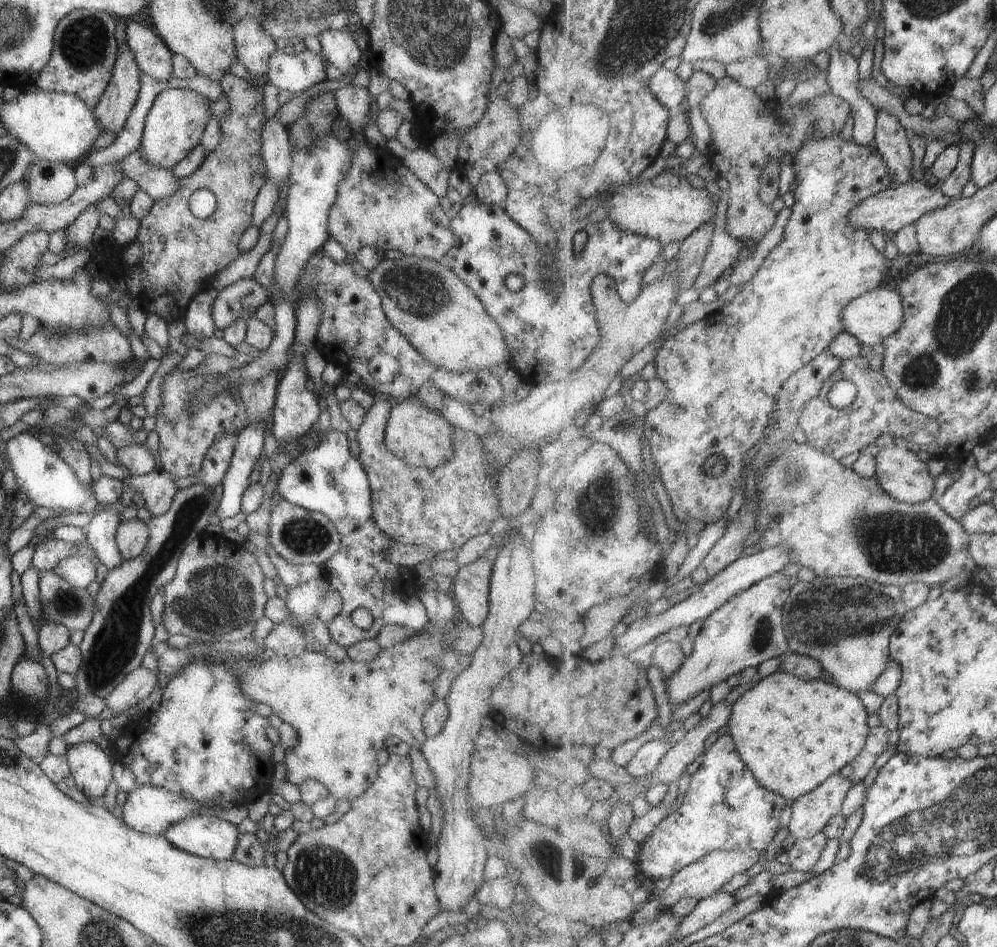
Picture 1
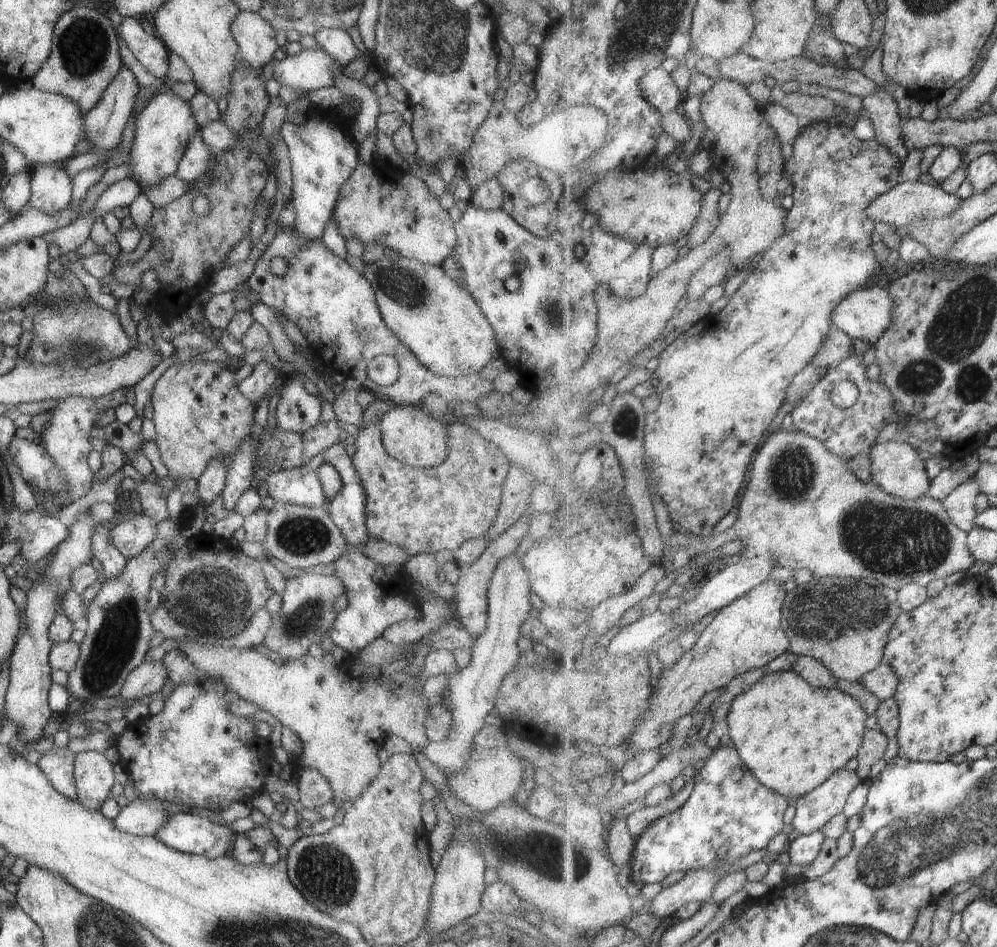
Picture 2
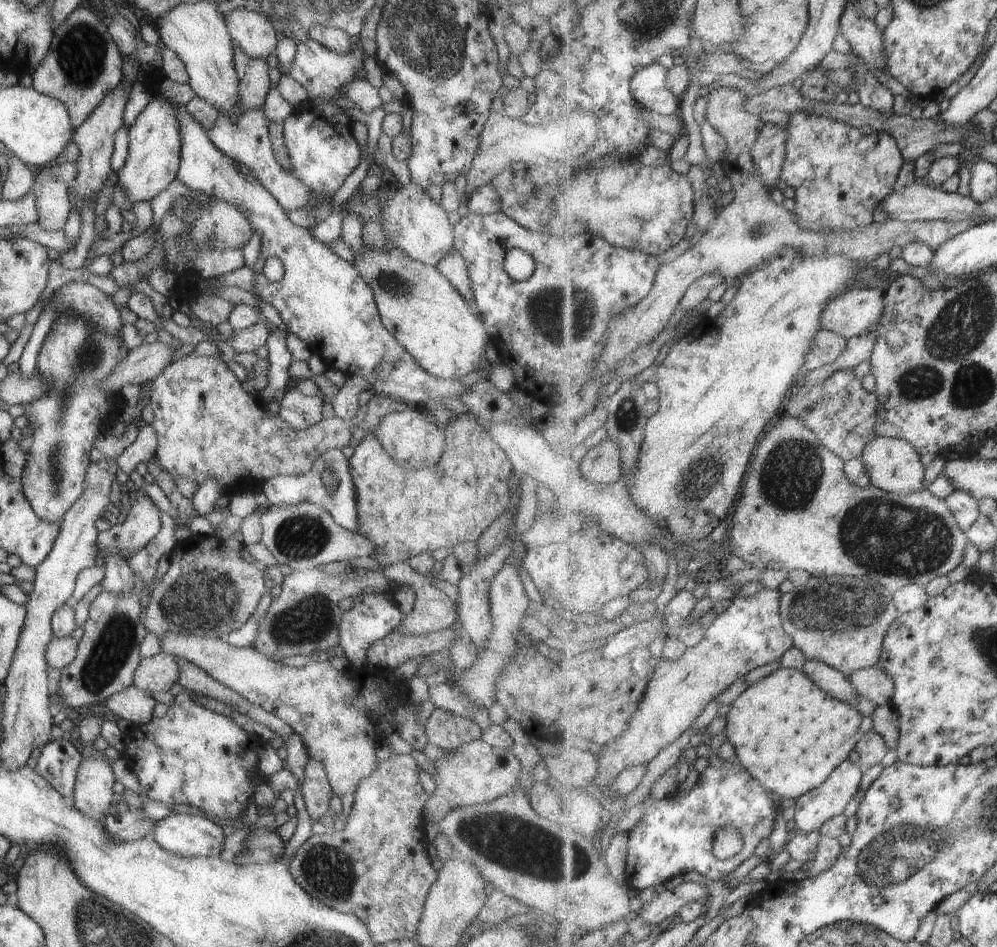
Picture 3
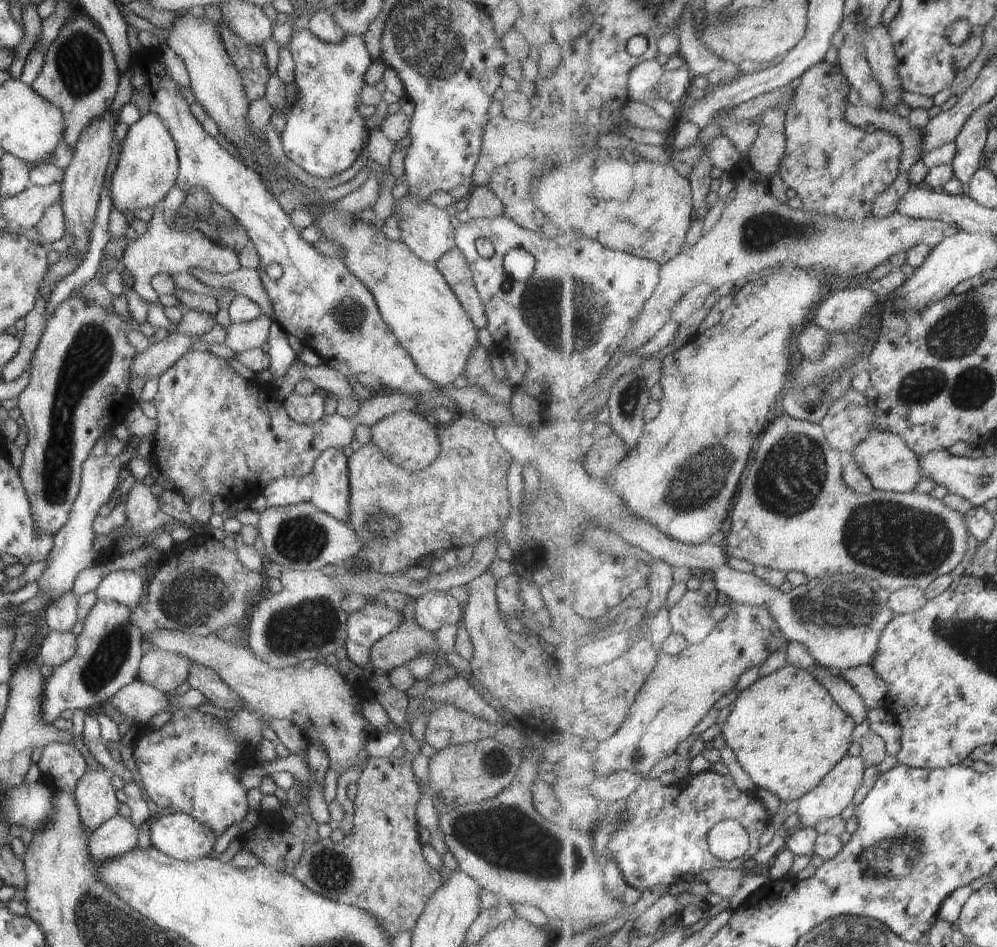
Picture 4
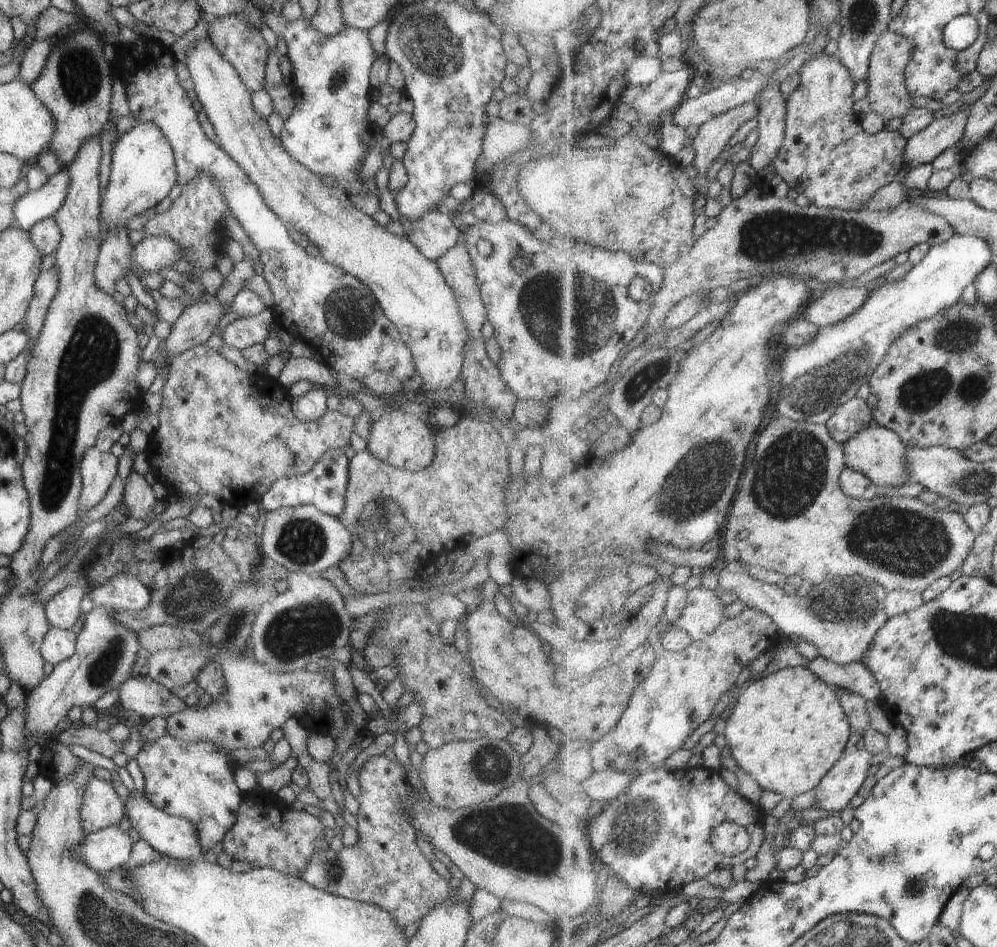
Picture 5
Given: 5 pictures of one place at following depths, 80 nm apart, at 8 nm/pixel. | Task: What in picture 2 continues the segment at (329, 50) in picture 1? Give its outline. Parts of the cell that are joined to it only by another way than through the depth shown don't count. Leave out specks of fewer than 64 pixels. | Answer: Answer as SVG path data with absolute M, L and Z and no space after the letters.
M323 28L313 34L317 47L331 58L337 66L345 68L359 55L353 41L345 30Z

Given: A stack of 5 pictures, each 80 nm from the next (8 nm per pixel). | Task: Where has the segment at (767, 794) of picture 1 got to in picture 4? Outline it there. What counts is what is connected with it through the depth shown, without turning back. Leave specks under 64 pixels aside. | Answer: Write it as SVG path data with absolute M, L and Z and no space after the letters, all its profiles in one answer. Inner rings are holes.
M713 769L694 775L687 780L685 790L680 790L672 806L673 812L667 812L667 798L661 796L661 780L657 777L651 781L644 780L635 794L627 799L626 809L620 814L625 816L625 820L615 836L609 834L604 826L609 817L606 816L599 824L595 836L608 848L601 853L603 859L617 862L623 870L624 880L633 889L642 892L659 884L671 889L682 881L703 874L705 870L741 869L759 852L761 834L770 823L767 806L761 798L755 793L743 793L731 776L717 774ZM727 820L739 822L749 834L750 850L742 859L723 861L711 853L709 834L713 826Z

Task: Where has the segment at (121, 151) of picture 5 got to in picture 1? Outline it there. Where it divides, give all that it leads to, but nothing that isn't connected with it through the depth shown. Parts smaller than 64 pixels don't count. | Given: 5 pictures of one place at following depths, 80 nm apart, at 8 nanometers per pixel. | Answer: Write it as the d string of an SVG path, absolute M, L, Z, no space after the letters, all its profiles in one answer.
M168 88L155 95L144 118L144 130L138 150L141 158L154 167L171 171L200 141L208 114L208 100L189 89Z

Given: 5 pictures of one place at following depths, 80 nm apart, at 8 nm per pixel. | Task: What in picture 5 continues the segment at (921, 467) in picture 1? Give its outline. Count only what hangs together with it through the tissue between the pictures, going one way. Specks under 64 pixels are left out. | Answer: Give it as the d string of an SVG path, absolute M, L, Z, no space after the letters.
M873 423L846 440L843 446L845 466L865 473L878 486L894 487L910 482L911 476L906 464L908 449L901 437L891 429Z

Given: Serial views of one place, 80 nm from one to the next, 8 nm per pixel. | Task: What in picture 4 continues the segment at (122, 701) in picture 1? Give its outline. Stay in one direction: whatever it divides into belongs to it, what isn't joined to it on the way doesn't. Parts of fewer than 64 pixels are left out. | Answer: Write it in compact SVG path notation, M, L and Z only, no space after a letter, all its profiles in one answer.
M151 648L140 659L136 679L159 692L171 694L187 678L191 664L181 654Z

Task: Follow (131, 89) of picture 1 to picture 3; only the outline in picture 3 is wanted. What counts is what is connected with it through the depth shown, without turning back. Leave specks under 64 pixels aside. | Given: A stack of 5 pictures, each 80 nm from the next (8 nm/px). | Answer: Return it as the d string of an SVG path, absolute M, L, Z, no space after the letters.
M121 80L111 92L107 92L99 105L74 130L72 141L79 149L79 157L75 162L77 174L68 183L68 186L69 203L71 203L71 206L75 206L78 211L81 210L81 206L87 200L93 200L95 192L101 188L101 182L111 171L109 160L113 152L115 132L124 126L123 111L131 92L131 88L127 89L123 84L124 82Z

